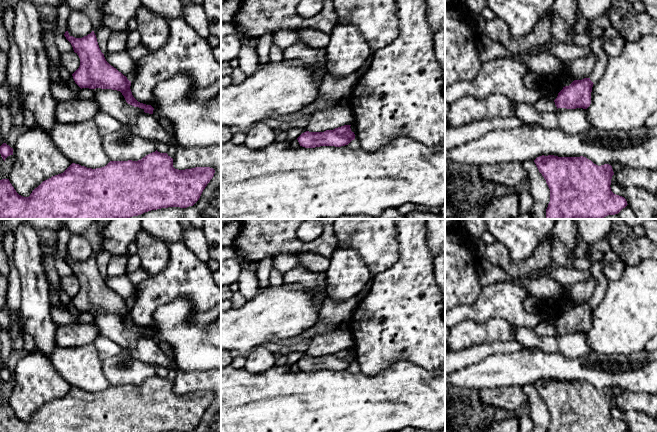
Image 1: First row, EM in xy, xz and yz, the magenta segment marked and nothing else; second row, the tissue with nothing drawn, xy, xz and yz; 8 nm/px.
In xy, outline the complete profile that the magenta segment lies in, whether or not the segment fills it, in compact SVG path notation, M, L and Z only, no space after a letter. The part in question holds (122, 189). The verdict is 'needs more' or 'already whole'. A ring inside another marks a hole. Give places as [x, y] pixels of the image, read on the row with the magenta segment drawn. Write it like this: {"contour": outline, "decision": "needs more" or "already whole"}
{"contour": "M157 150L138 161L110 161L106 166L96 169L72 163L63 173L43 181L29 197L19 195L9 179L0 180L0 219L130 218L161 208L187 208L199 200L214 173L215 170L210 167L175 169L173 158L167 153L160 153Z", "decision": "already whole"}

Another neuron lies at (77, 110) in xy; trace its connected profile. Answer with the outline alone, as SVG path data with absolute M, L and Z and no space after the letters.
M75 98L56 105L56 119L64 124L90 121L98 112L98 104L93 100Z

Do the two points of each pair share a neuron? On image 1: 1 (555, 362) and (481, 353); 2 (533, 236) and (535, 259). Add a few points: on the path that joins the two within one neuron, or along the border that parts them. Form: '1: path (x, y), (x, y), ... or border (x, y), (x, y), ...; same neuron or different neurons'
1: border (514, 351), (490, 354), (470, 365); different neurons
2: border (550, 234), (524, 260), (512, 259); different neurons

